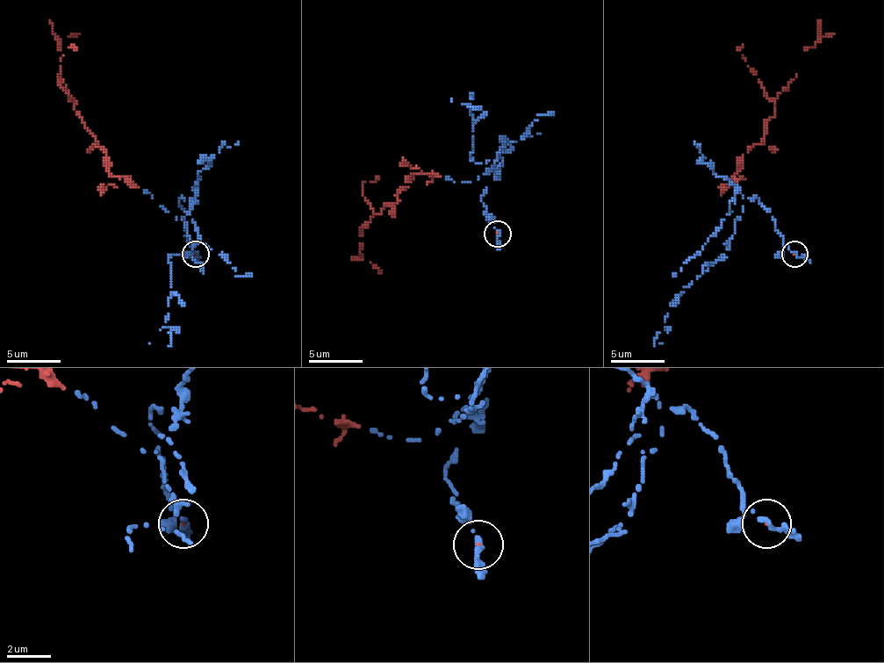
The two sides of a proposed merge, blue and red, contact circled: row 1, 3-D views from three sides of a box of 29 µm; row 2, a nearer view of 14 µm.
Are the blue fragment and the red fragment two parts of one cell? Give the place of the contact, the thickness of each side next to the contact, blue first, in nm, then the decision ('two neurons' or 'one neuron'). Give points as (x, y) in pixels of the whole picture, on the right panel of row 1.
place (794, 254); calibres 260 and 50 nm; two neurons

